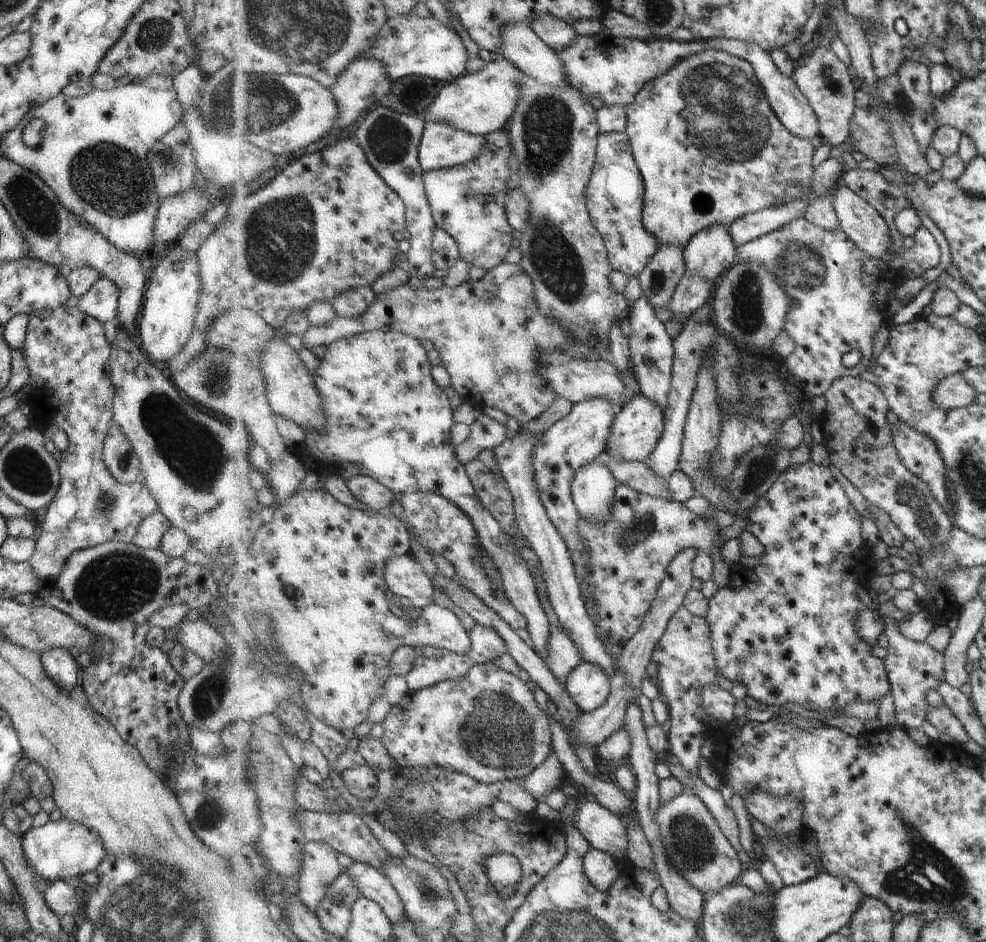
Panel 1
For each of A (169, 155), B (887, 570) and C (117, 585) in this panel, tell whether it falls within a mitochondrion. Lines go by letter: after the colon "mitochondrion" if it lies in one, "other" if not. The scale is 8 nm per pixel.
A: mitochondrion
B: other
C: mitochondrion

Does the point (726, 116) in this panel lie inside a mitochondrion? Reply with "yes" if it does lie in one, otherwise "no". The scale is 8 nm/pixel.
yes

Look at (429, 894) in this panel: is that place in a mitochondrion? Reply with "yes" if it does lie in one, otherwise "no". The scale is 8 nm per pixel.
yes

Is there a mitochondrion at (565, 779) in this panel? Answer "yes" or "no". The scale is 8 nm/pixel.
no

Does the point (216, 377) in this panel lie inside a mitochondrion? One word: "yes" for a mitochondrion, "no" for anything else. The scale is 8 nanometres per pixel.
yes

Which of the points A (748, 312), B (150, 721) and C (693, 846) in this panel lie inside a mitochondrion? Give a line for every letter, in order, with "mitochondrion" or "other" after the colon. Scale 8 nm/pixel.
A: mitochondrion
B: other
C: mitochondrion

